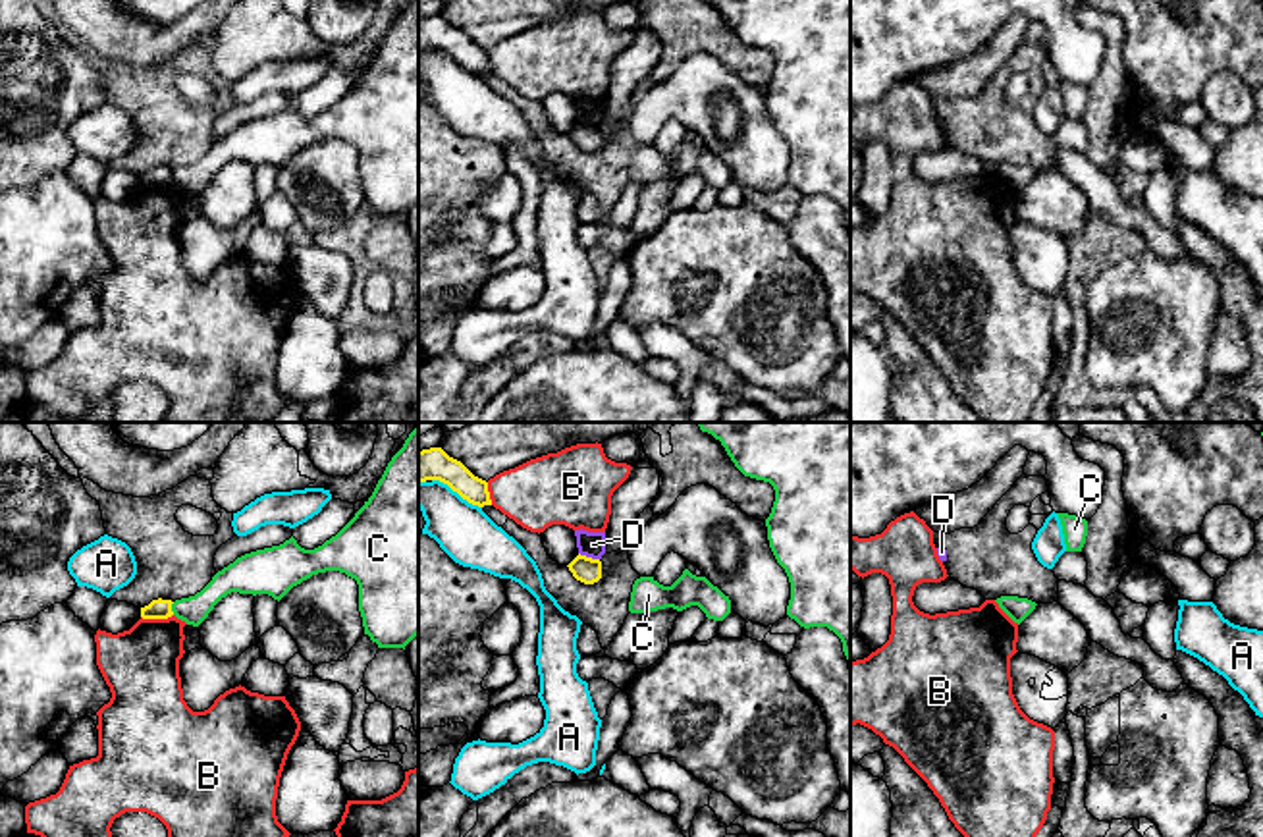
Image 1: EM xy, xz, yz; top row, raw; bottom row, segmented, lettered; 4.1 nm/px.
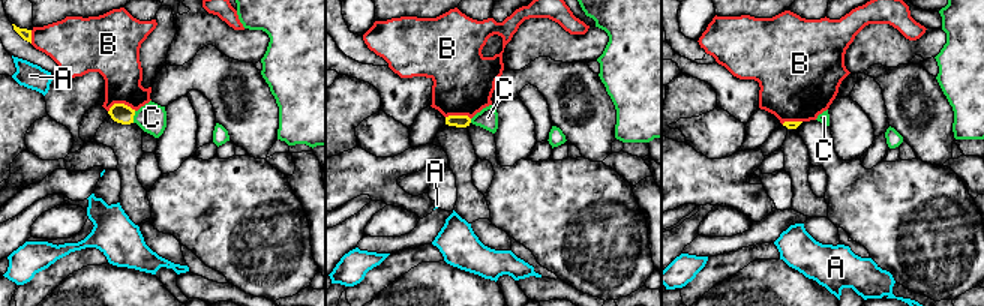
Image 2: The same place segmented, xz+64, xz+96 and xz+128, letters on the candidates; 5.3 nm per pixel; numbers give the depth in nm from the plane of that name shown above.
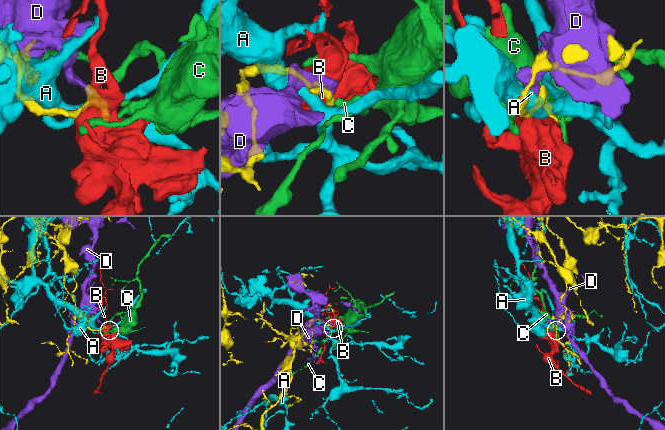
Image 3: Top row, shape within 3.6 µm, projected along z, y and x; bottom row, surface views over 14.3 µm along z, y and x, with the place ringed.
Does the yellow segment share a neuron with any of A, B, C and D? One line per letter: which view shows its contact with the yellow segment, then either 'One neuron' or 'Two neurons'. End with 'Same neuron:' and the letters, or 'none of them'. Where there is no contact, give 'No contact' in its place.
A: Touches yellow in xz. Two neurons
B: Touches yellow in xy. Two neurons
C: Touches yellow in xy. Two neurons
D: Touches yellow in xz. Two neurons
Same neuron: none of them

